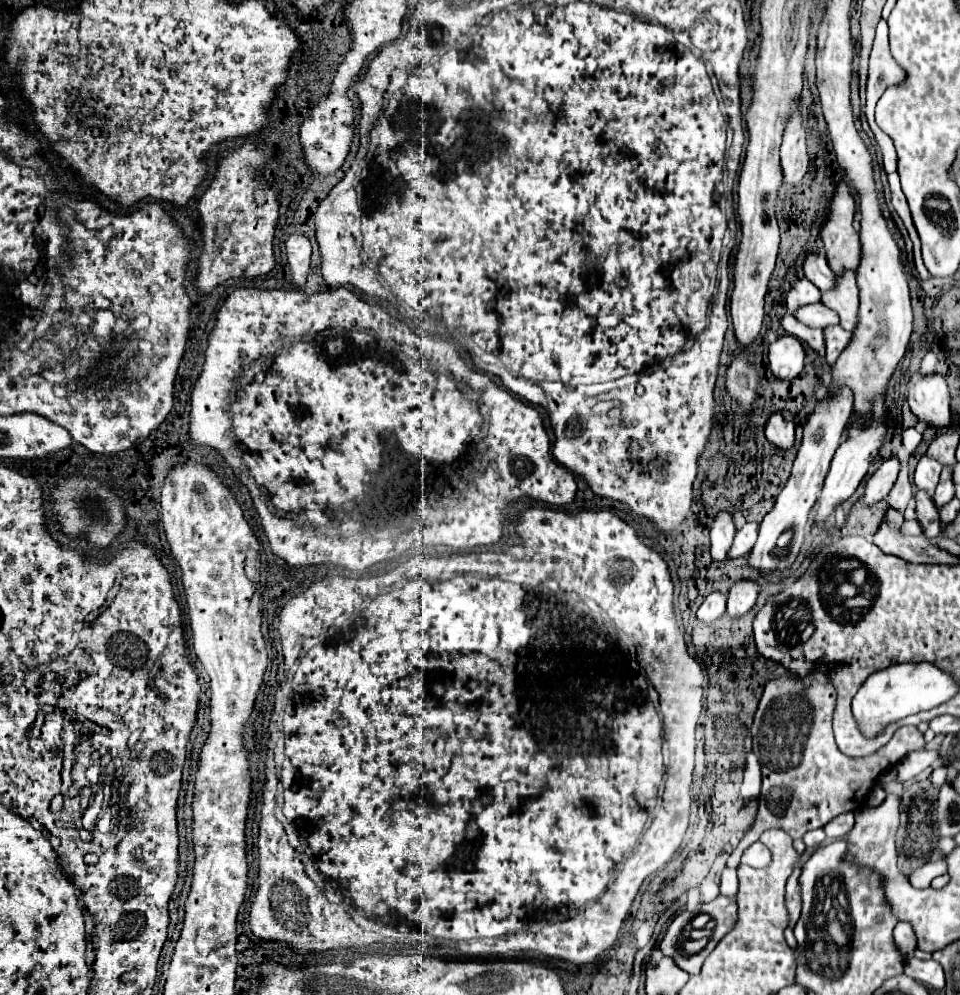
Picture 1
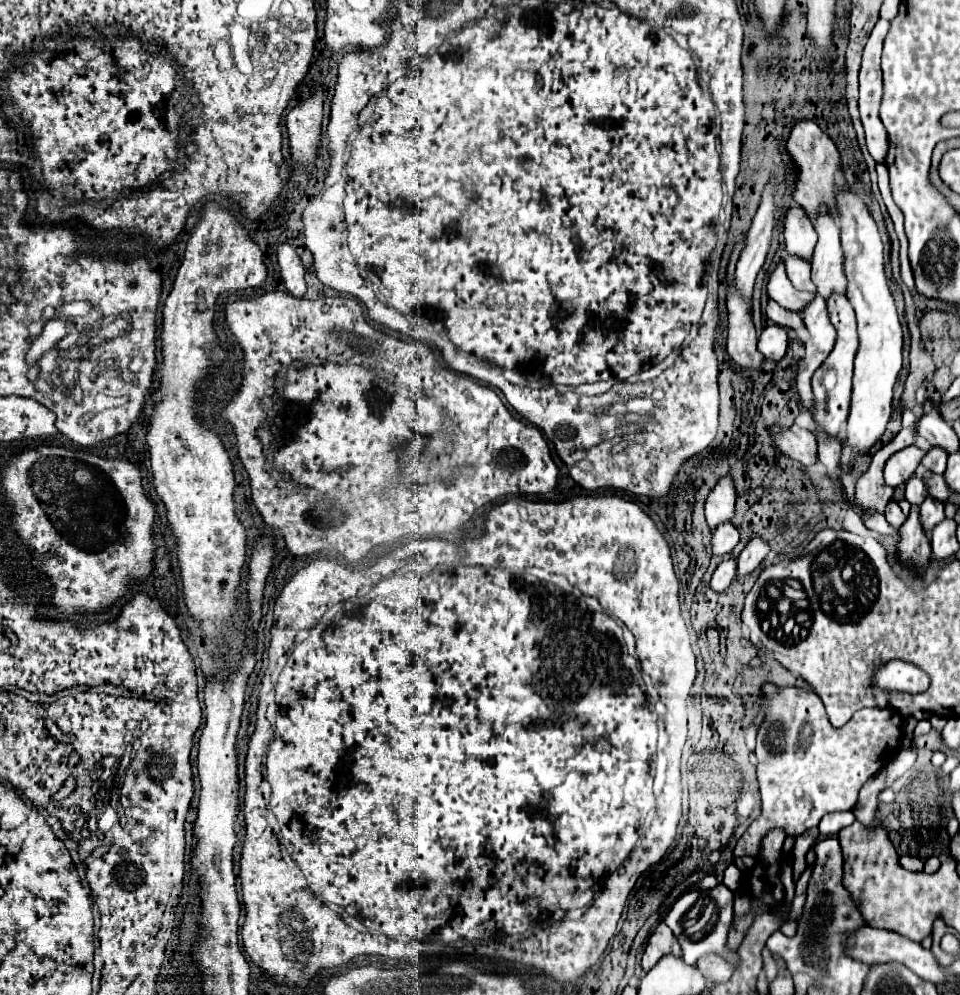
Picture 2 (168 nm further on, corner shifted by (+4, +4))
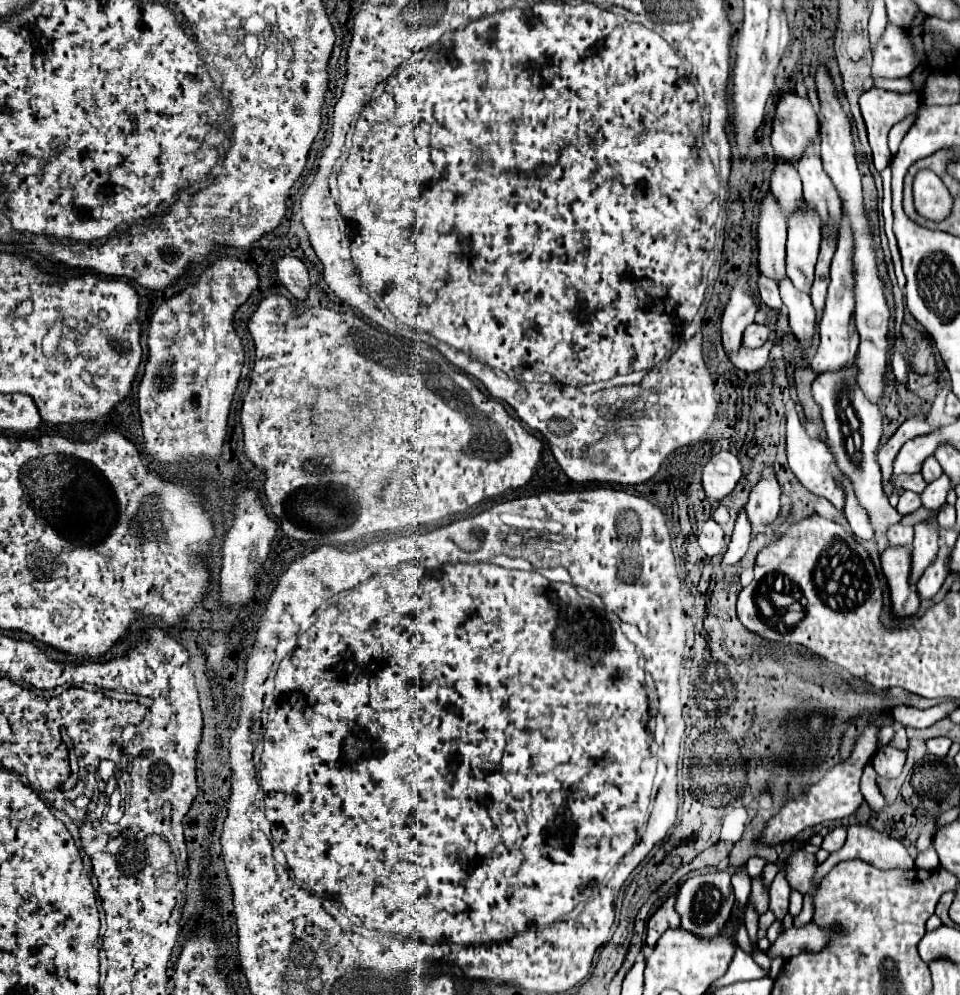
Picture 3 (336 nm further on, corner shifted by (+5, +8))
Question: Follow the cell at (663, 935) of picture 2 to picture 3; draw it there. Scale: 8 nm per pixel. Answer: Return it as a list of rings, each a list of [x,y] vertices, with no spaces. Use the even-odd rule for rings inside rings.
[[[669,897],[647,921],[647,945],[653,947],[657,939],[669,927],[679,927],[679,913],[675,911],[675,897]]]

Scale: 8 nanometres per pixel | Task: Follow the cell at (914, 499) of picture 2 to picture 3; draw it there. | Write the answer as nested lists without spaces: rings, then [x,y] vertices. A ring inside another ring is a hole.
[[[903,491],[901,493],[899,503],[897,503],[899,515],[909,515],[909,513],[913,513],[919,507],[921,507],[921,499],[919,499],[917,493],[913,493],[913,491]]]

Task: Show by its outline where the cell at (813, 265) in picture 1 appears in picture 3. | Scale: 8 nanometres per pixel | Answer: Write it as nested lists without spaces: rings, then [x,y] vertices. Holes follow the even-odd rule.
[[[775,155],[775,167],[771,173],[771,191],[777,195],[783,211],[791,215],[801,201],[801,179],[797,175],[797,169]]]

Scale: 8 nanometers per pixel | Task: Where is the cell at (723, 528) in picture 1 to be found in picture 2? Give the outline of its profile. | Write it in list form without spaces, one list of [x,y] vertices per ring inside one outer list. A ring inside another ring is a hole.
[[[728,477],[720,479],[706,499],[706,521],[710,529],[716,529],[720,523],[732,521],[734,501],[736,501],[736,491],[732,481]]]

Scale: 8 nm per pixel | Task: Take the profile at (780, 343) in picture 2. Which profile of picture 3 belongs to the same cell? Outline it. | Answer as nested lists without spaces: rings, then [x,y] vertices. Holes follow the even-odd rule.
[[[751,323],[751,325],[743,331],[743,339],[741,339],[741,343],[743,343],[745,347],[751,347],[751,349],[761,347],[761,345],[769,339],[769,333],[771,333],[771,331],[769,331],[765,325]]]

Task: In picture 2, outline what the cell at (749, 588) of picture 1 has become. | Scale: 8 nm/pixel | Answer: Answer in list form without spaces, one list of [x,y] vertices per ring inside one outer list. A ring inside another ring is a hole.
[[[760,537],[750,539],[750,543],[744,547],[744,551],[740,553],[740,557],[736,559],[736,561],[738,561],[736,579],[746,577],[746,575],[750,575],[754,569],[758,569],[758,565],[764,561],[764,557],[768,555],[768,551],[770,551],[770,547],[768,547]]]

